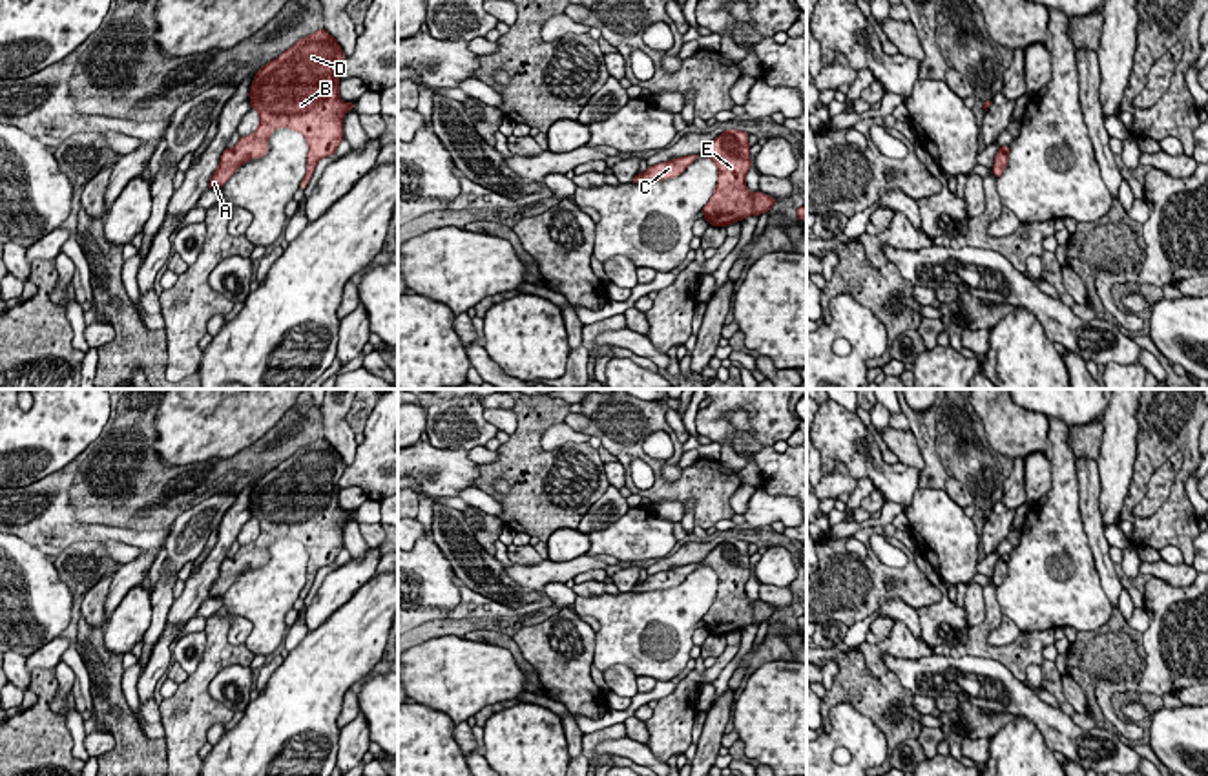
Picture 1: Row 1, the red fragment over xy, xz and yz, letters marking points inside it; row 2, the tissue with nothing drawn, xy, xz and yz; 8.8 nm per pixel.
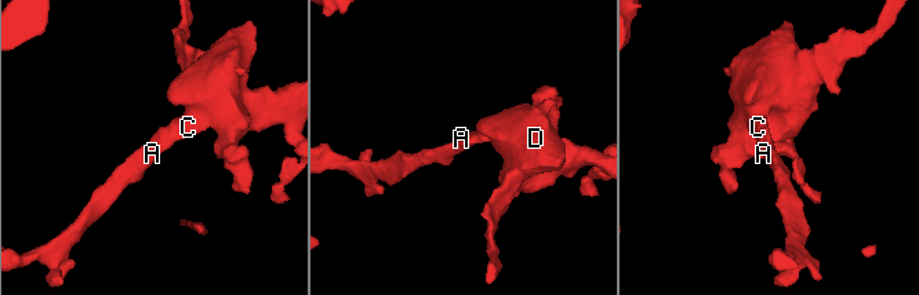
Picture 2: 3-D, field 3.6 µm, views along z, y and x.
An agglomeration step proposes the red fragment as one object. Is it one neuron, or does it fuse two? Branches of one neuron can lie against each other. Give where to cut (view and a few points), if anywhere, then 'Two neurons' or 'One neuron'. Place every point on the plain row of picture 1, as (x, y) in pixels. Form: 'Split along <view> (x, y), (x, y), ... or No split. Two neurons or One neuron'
No split. One neuron

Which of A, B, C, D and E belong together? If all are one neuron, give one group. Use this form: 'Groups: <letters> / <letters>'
Groups: A B C D E

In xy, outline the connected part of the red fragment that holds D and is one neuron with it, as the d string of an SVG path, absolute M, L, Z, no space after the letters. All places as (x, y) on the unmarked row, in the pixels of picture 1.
M319 438L265 473L255 482L248 502L250 515L259 522L259 535L254 542L241 546L234 557L223 561L219 577L210 586L208 597L221 597L241 573L265 566L268 546L276 537L290 537L299 540L308 553L307 582L299 595L305 599L318 570L336 562L343 550L343 524L354 519L354 511L343 511L339 508L339 478L345 467L336 447L327 438Z

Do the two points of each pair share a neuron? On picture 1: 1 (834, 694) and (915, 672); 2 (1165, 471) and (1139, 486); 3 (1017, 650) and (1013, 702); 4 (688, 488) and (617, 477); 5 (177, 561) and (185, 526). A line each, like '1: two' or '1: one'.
1: two
2: two
3: two
4: two
5: one

